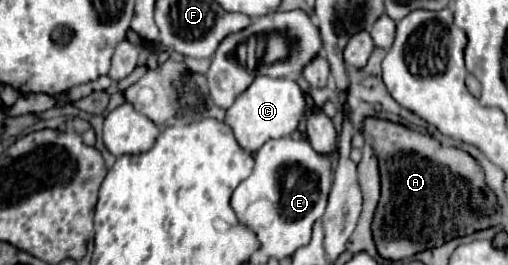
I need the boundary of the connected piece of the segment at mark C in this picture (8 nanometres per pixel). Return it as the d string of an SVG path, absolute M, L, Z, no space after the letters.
M261 75L239 95L239 101L227 109L225 123L233 129L237 143L245 151L255 153L269 139L291 137L297 131L299 121L305 117L305 109L305 93L295 79L273 79Z

